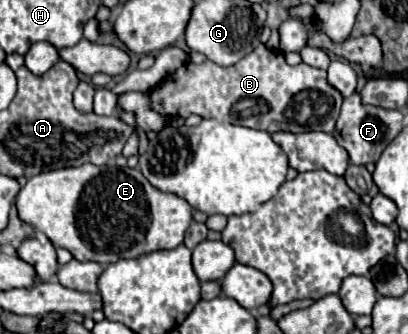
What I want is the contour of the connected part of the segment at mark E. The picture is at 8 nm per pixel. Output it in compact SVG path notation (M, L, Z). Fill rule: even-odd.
M84 163L80 167L38 173L20 189L16 207L20 219L42 231L56 247L68 249L78 261L96 261L100 265L108 265L118 259L134 259L152 251L174 249L184 241L184 233L192 223L192 207L182 197L156 189L138 169L116 165L98 167Z

